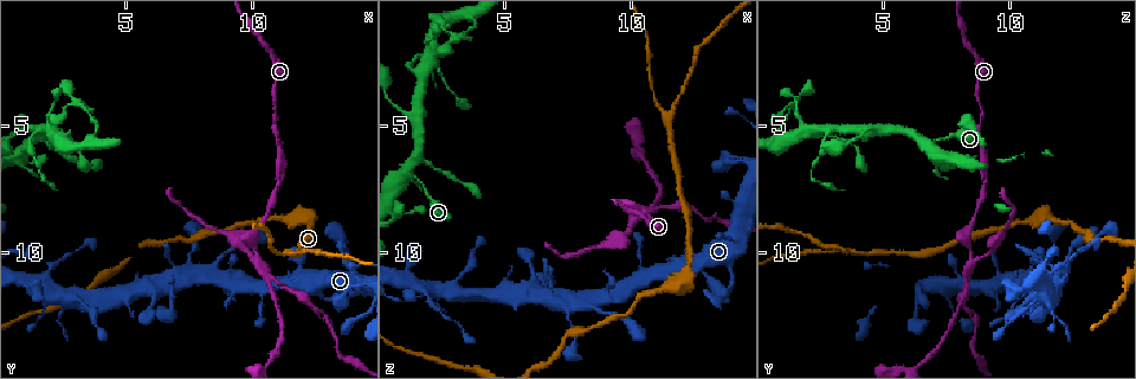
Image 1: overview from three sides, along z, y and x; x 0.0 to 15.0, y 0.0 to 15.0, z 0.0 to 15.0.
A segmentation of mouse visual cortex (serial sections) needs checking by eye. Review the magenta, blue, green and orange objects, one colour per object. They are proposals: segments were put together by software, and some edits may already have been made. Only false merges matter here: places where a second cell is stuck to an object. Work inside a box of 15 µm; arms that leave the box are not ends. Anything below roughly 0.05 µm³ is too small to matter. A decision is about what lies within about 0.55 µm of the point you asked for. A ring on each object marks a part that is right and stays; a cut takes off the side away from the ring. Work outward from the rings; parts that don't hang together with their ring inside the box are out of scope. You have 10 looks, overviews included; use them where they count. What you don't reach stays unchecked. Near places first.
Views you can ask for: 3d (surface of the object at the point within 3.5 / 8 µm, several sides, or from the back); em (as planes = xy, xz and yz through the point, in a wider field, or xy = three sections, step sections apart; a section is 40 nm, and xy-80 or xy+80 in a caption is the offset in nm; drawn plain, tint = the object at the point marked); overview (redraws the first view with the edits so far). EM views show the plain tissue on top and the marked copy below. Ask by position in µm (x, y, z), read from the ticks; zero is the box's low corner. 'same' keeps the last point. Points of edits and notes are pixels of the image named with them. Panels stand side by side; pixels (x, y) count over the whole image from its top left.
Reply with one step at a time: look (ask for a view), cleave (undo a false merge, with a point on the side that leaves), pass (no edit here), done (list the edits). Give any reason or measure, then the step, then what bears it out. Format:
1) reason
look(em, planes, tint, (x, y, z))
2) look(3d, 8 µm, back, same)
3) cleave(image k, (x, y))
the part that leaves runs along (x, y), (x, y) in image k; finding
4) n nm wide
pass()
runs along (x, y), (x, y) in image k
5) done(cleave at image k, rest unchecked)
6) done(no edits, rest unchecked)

calibre changes
look(3d, 3.5 µm, (11.3, 8.6, 11.5))

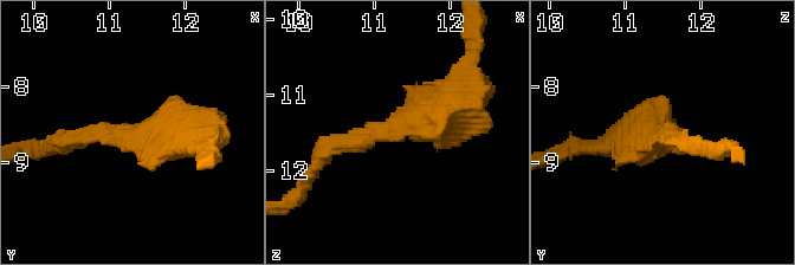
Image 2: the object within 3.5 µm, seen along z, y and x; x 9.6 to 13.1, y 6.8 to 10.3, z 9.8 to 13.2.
arms of 200, 500 nm; now the EM
look(em, planes, tint, (11.25, 8.60, 11.40))

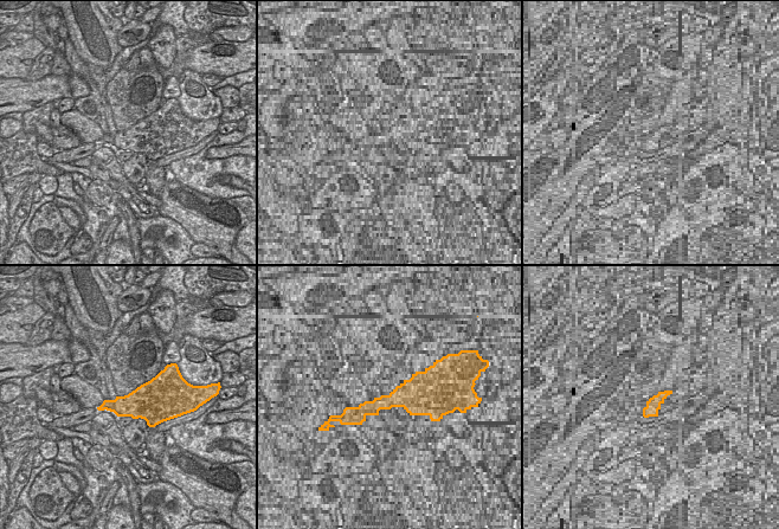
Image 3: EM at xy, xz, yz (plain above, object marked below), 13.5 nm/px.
420 nm wide
pass()
runs along (463, 90), (433, 117), (321, 156) in image 2; all the same cell

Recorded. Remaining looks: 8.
sudden change in width
look(3d, 3.5 µm, (11.5, 10.0, 4.6))

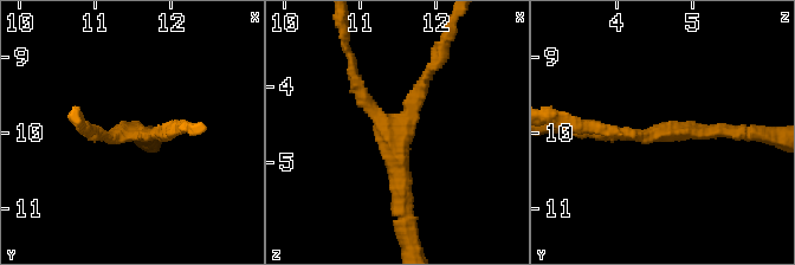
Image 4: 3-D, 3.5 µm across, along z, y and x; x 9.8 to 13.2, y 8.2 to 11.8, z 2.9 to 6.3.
3 arms; arms of 150, 150, 200 nm; shape alone is not enough
look(em, planes, tint, (11.50, 10.05, 4.70))

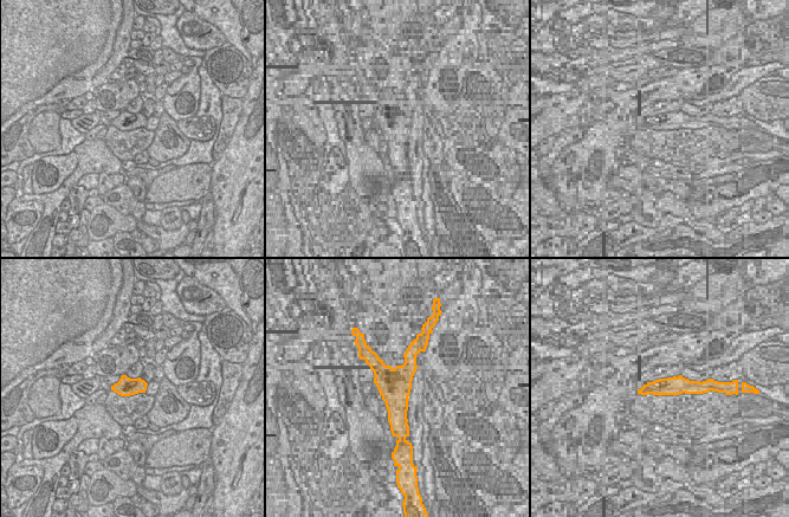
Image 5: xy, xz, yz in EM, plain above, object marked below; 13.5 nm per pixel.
pass()
runs along (404, 218), (396, 136), (433, 66) in image 4; continuous, no second cell

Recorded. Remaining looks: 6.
sharp bend
look(3d, 3.5 µm, back, (3.0, 4.1, 1.5))

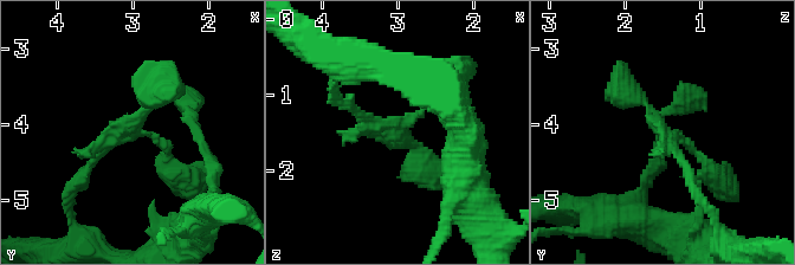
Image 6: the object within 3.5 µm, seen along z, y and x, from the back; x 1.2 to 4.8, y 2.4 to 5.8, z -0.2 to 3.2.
shape alone is not enough
look(em, xy, step 1, tint, (3.05, 4.10, 1.45))

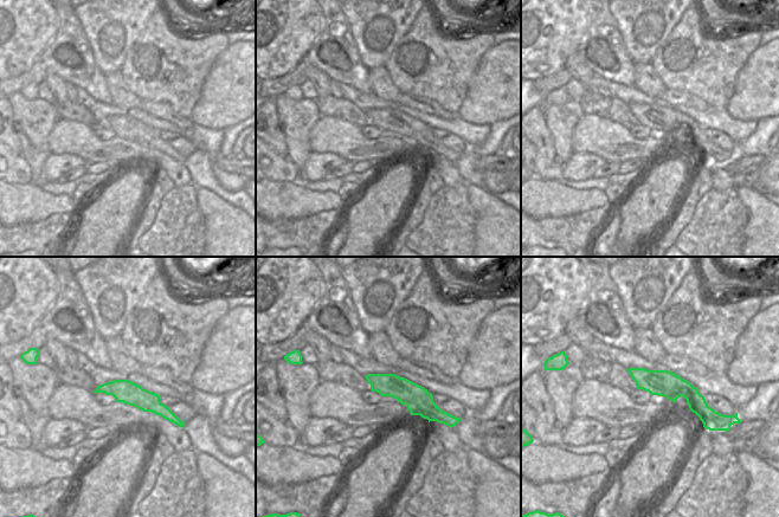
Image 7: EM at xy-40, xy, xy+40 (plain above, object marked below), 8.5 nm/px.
look(em, planes, tint, same)

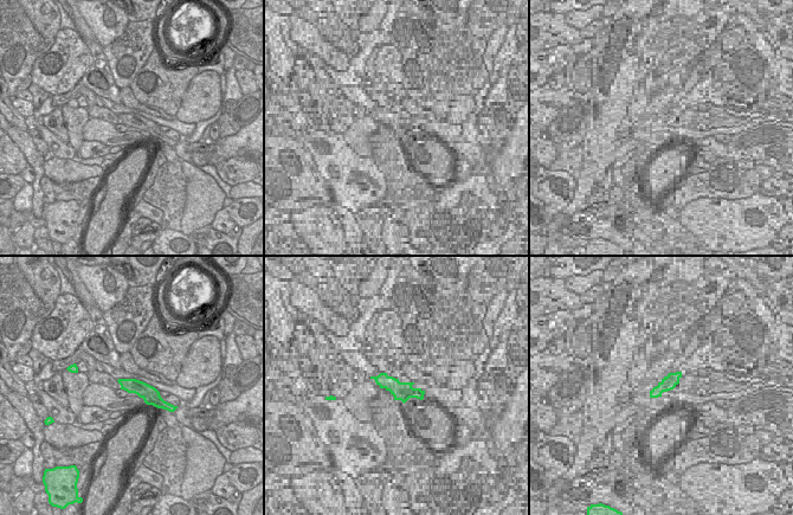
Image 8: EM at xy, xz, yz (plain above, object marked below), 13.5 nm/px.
pass()
runs along (122, 381), (140, 387), (165, 405) in image 8; one cell here

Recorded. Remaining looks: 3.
thin neck
look(3d, 8 µm, (1.3, 5.5, 2.7))

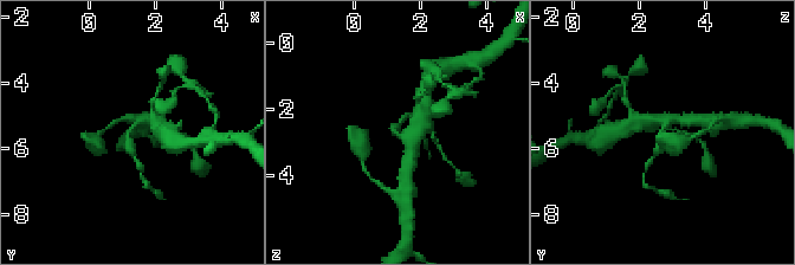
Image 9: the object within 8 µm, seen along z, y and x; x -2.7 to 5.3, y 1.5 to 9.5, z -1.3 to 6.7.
arms of 200, 350 nm
look(em, xy, step 1, tint, (1.3, 5.5, 2.8))

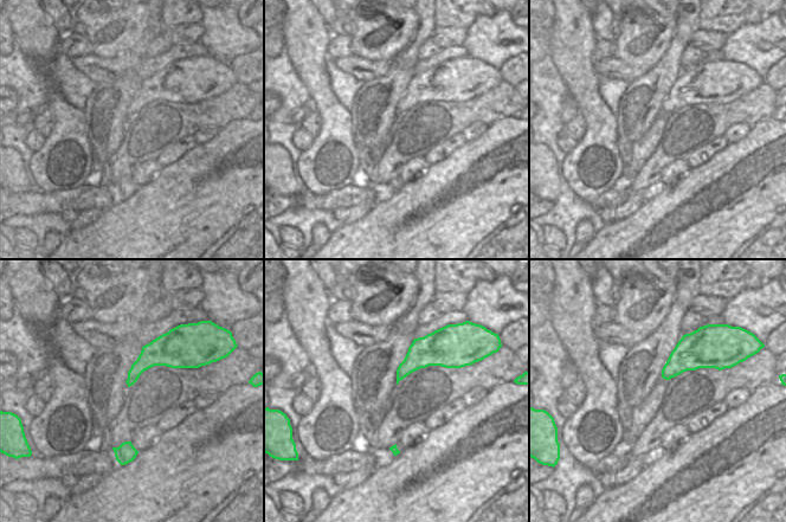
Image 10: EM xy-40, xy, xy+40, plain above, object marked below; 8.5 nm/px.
pass()
runs along (683, 121), (667, 121), (650, 161) in image 9; one cell here

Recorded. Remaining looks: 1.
done(no edits, rest unchecked)

